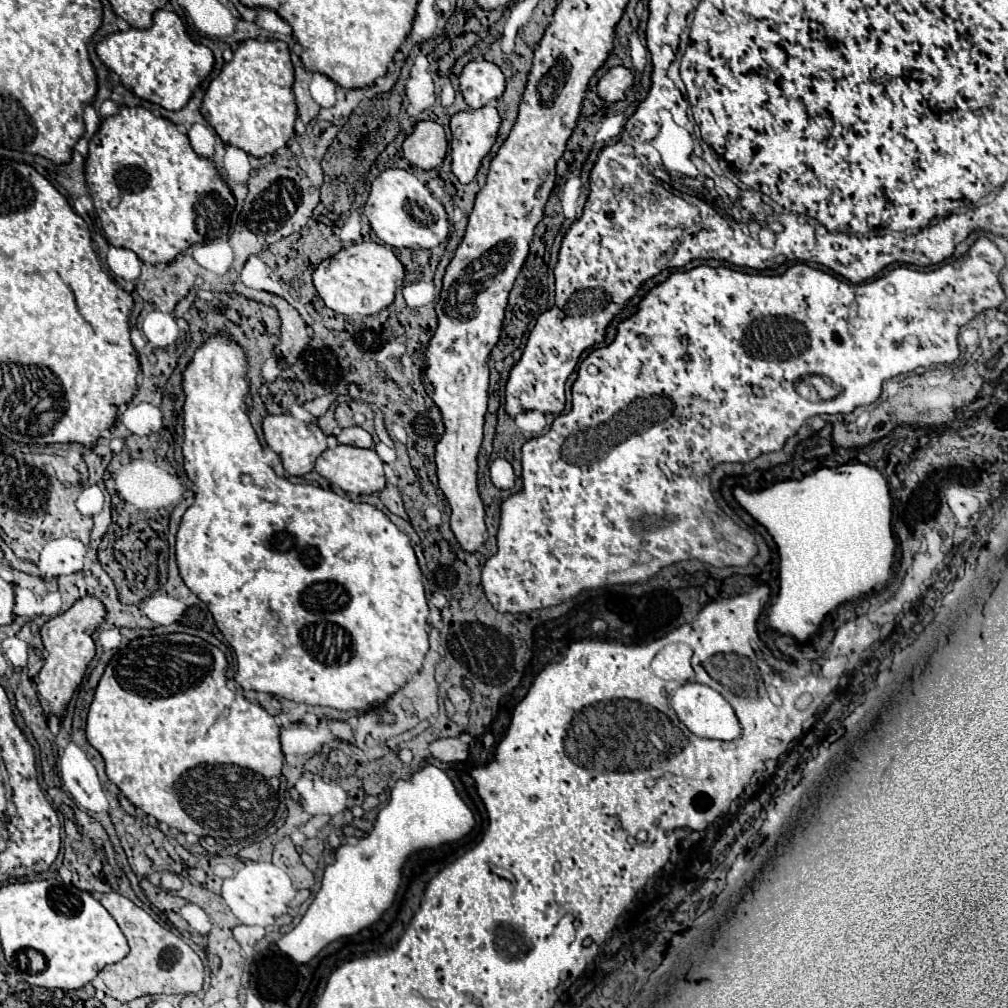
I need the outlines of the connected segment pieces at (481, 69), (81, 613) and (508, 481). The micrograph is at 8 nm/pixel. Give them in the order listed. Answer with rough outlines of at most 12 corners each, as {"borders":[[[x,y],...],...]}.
{"borders":[[[486,60],[460,74],[460,92],[474,110],[498,100],[506,80]],[[86,596],[42,626],[46,662],[36,688],[62,716],[96,656],[106,622]],[[508,460],[490,464],[492,484],[500,490],[514,486],[514,470]]]}

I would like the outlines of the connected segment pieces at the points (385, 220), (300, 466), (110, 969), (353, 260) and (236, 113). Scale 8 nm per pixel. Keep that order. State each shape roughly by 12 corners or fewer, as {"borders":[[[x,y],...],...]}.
{"borders":[[[412,172],[372,182],[364,216],[392,248],[428,250],[450,232]],[[266,416],[266,444],[302,476],[328,448],[316,422]],[[118,892],[100,904],[130,954],[92,982],[120,1002],[198,994],[200,956]],[[376,242],[324,260],[314,286],[344,316],[394,302],[404,266]],[[244,40],[200,112],[262,158],[294,134],[286,42]]]}

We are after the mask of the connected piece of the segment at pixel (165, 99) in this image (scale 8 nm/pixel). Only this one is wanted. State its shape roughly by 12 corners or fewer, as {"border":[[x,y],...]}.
{"border":[[178,14],[96,52],[136,96],[180,110],[214,54]]}

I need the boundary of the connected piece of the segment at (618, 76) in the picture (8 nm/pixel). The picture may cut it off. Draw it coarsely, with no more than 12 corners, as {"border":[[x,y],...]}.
{"border":[[610,68],[596,90],[602,100],[624,100],[634,84],[628,68]]}

